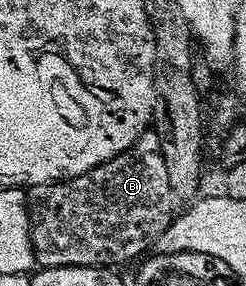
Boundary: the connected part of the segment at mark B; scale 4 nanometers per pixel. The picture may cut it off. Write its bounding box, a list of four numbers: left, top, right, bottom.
[26,131,174,270]

